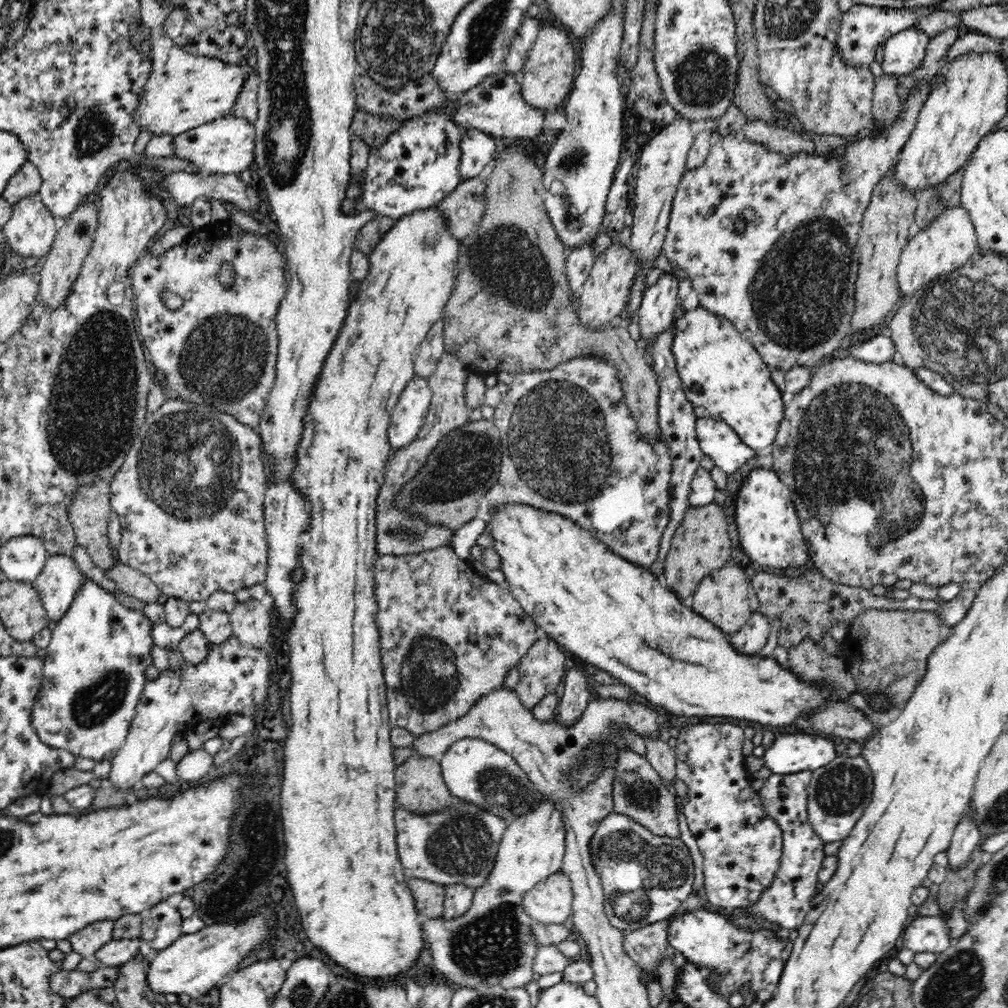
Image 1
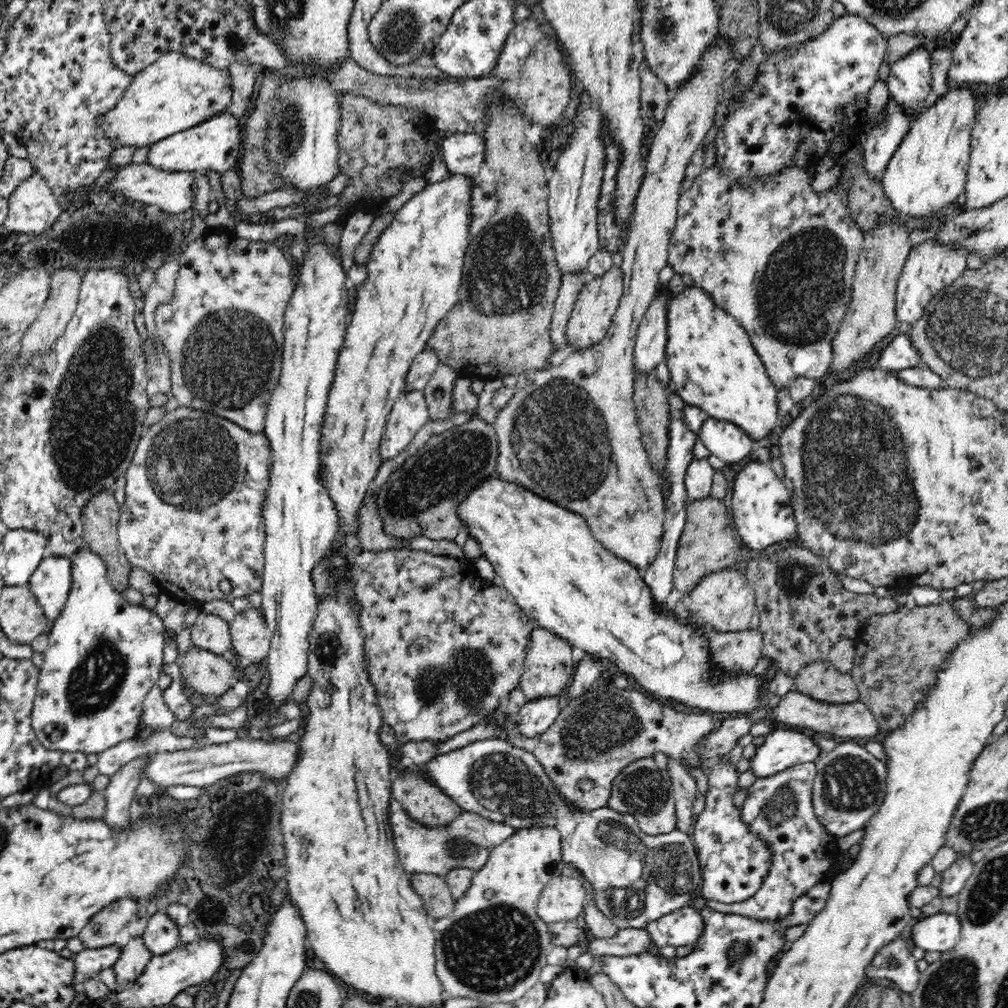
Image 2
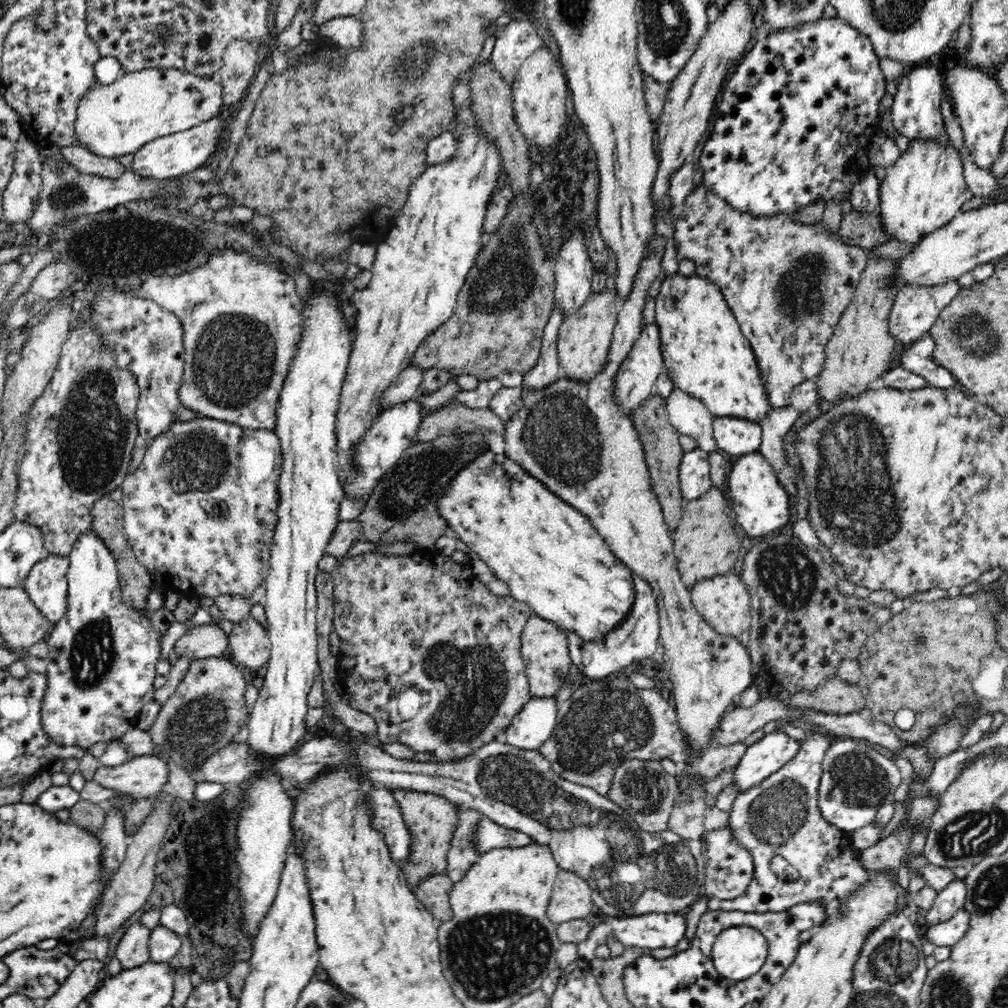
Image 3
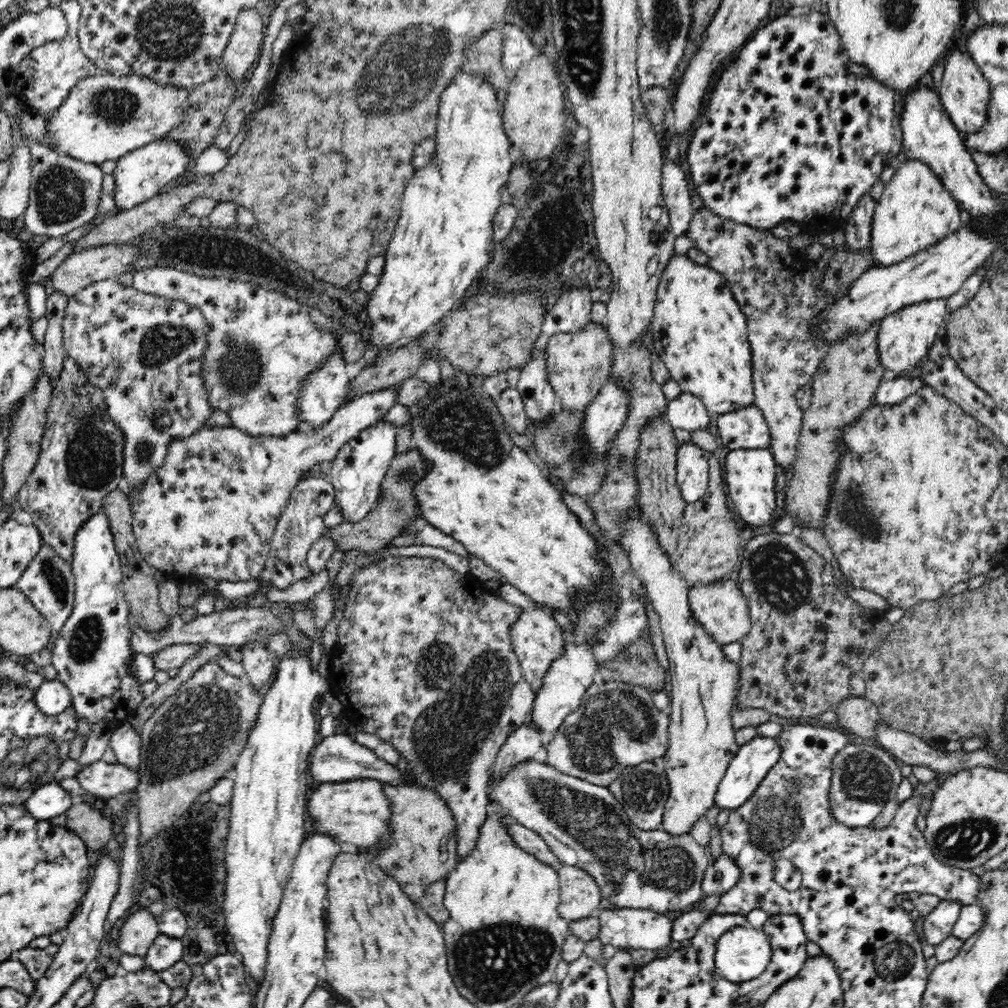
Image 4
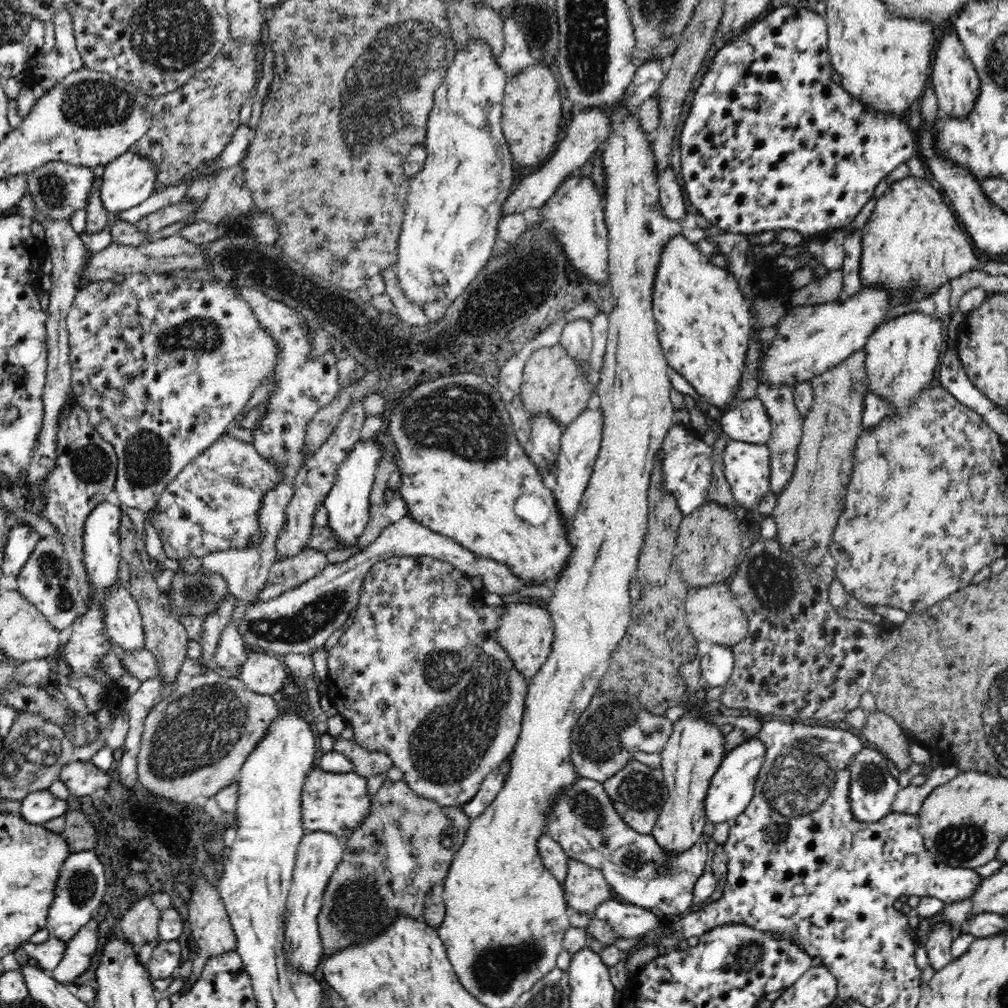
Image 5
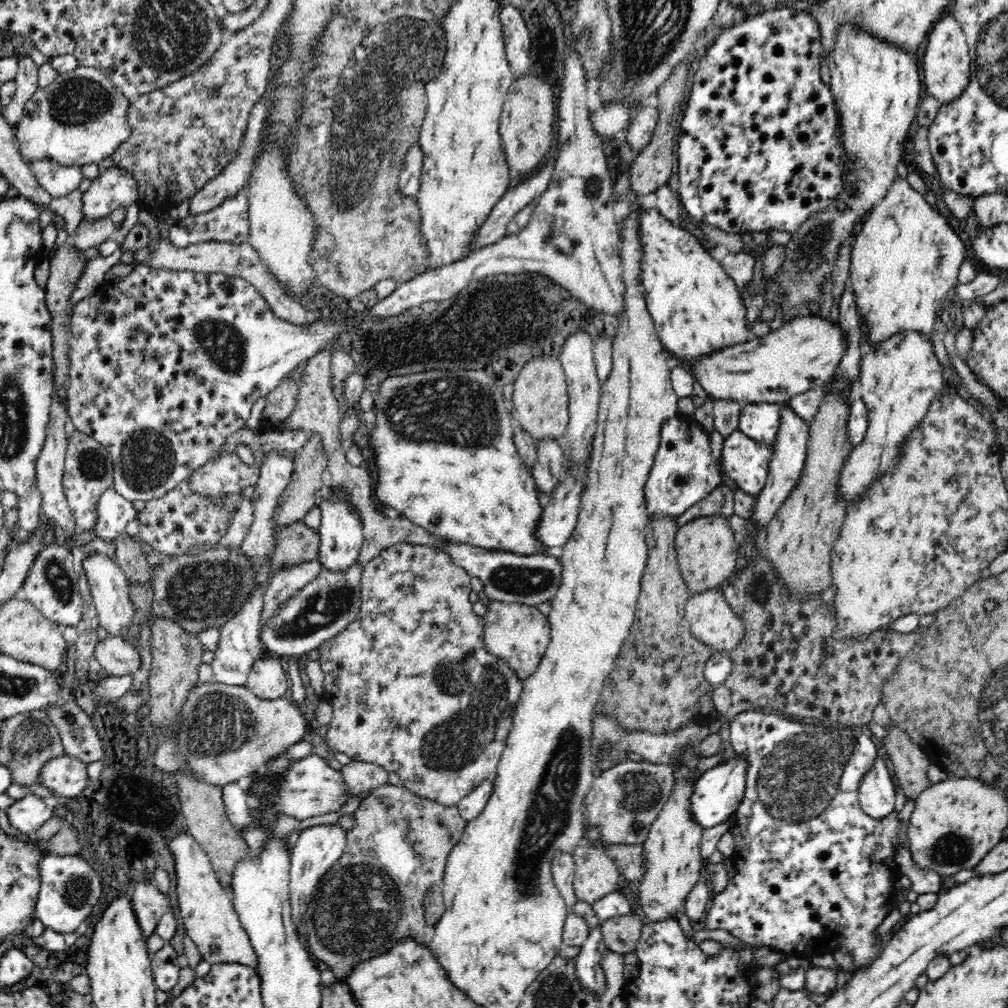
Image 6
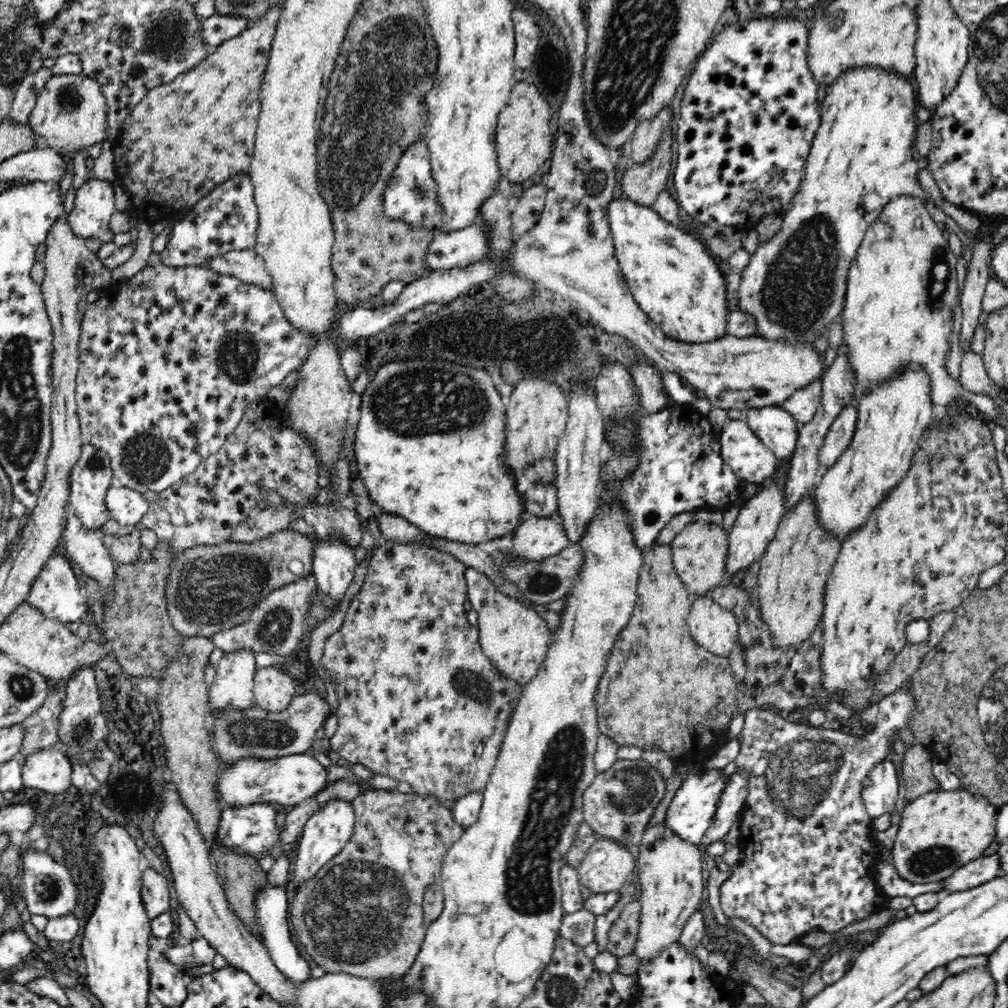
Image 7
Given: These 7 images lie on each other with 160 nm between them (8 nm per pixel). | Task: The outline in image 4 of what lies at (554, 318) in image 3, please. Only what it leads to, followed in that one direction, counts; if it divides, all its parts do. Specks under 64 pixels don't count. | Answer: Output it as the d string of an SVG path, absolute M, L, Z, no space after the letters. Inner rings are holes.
M545 348L521 368L521 374L516 388L522 395L528 418L533 424L544 422L554 410L561 410L555 390L549 383L545 363Z

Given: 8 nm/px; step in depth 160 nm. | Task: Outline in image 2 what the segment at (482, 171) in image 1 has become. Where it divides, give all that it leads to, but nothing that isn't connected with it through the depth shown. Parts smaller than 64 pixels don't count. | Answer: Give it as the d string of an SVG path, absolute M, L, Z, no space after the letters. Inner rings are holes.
M477 133L445 134L441 151L452 175L476 178L485 162L486 139Z

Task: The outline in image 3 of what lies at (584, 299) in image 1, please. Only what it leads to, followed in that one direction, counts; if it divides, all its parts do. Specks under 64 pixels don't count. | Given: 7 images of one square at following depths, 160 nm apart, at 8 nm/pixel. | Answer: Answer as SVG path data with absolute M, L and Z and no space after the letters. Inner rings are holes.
M607 286L599 292L590 292L586 303L563 320L557 336L557 355L565 376L577 380L590 380L594 374L600 372L602 364L606 362L608 346L612 342L612 332L621 304L617 294L615 287Z

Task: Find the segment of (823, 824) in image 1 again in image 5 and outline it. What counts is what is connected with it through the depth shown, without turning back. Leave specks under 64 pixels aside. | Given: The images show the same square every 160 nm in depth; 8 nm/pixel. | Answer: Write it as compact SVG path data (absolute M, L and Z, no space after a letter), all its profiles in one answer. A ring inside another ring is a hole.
M864 747L848 762L850 771L850 782L848 782L848 800L850 801L850 811L854 819L864 823L875 823L883 816L890 814L890 806L896 798L897 792L901 789L898 779L892 777L888 769L887 758L879 751Z

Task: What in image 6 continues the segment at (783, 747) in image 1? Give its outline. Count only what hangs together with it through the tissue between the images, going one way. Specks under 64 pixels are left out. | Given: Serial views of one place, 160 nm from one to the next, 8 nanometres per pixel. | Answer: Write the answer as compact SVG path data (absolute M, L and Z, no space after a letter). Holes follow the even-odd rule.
M744 755L732 756L697 778L690 797L690 810L699 826L712 828L731 819L742 802L747 781L748 759Z

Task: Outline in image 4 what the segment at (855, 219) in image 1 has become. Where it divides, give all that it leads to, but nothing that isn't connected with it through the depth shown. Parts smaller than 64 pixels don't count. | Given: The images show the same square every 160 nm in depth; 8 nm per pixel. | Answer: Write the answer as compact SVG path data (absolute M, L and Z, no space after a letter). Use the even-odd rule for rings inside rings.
M705 205L694 210L688 230L684 232L684 235L692 241L694 248L706 255L705 265L725 277L732 296L746 317L747 337L753 362L755 405L763 412L764 418L767 420L771 436L769 450L774 455L774 460L783 470L790 473L792 470L790 464L797 457L796 449L803 421L803 412L798 406L796 393L805 384L813 382L813 376L830 348L830 342L823 338L823 334L819 332L817 326L821 316L836 301L839 301L840 297L847 295L846 290L852 283L844 286L842 291L836 292L836 294L829 294L821 287L828 263L819 266L820 256L817 259L809 258L806 249L802 252L802 250L790 247L790 236L776 237L770 228L756 229L747 224L722 218Z

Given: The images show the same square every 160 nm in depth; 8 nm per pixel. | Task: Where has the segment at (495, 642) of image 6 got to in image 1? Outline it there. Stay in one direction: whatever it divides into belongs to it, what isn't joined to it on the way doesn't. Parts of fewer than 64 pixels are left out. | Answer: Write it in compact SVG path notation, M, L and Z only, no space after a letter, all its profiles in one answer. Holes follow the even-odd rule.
M550 638L537 640L518 664L520 680L515 692L527 709L532 710L566 676L566 656L563 648Z

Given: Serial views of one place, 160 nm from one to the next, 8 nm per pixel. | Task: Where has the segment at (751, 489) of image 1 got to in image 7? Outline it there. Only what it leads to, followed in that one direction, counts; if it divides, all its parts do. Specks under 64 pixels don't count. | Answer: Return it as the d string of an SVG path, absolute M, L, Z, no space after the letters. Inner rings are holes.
M727 420L718 438L721 444L719 455L724 459L724 463L734 471L738 479L762 486L773 478L777 468L775 453L754 434L754 431L746 424L746 420Z

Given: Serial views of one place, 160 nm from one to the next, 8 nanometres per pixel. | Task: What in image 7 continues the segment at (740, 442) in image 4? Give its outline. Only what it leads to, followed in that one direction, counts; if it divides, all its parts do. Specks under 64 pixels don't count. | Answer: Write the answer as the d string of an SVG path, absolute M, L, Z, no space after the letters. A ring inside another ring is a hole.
M782 406L752 408L745 411L744 420L754 434L775 453L777 460L791 460L800 427Z

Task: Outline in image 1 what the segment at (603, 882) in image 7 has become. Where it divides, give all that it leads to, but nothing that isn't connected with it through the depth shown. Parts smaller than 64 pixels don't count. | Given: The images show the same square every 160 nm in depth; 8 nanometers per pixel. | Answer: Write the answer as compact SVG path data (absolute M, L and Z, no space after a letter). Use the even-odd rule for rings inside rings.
M561 872L550 874L534 888L522 894L526 915L544 924L563 924L572 916L570 879Z

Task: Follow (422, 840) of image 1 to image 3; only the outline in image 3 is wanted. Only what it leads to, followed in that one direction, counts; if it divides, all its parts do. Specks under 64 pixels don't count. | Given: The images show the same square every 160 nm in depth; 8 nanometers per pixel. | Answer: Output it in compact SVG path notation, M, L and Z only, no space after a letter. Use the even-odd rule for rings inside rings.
M374 785L369 790L374 809L371 825L384 835L392 860L400 867L409 861L413 836L404 822L393 792ZM484 816L478 820L476 830L470 836L470 843L476 849L478 856L495 848L526 847L532 840L531 836L518 830L503 827Z

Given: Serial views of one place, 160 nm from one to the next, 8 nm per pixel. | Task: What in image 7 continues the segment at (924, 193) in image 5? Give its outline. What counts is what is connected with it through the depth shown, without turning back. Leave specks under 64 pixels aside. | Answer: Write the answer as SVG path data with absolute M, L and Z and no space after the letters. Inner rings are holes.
M910 194L896 196L880 211L877 219L862 238L858 252L850 265L846 282L845 307L843 308L843 341L849 354L849 361L855 370L856 396L854 403L866 392L866 388L887 380L892 372L915 362L924 368L930 377L932 402L940 406L951 405L963 400L973 403L978 410L990 416L994 422L997 410L995 401L984 394L966 390L961 383L952 380L946 371L946 352L950 348L950 330L953 326L953 307L958 300L956 255L944 238L941 226L937 224L924 207L923 199Z

